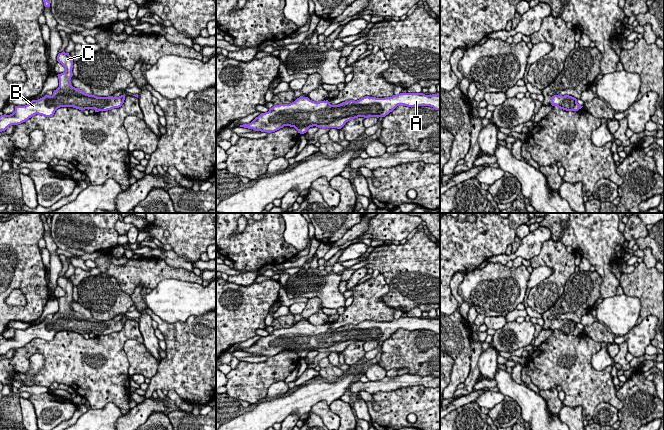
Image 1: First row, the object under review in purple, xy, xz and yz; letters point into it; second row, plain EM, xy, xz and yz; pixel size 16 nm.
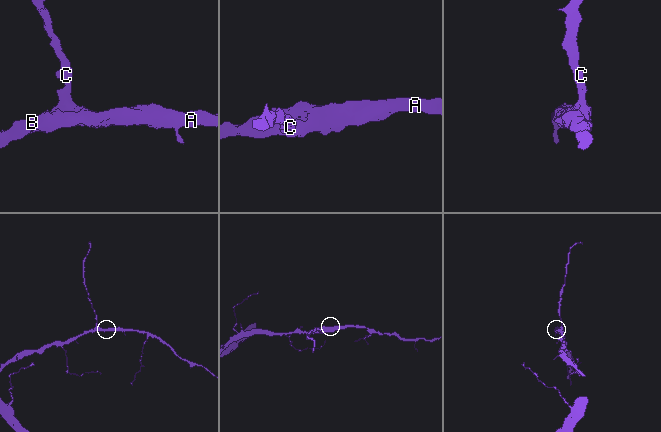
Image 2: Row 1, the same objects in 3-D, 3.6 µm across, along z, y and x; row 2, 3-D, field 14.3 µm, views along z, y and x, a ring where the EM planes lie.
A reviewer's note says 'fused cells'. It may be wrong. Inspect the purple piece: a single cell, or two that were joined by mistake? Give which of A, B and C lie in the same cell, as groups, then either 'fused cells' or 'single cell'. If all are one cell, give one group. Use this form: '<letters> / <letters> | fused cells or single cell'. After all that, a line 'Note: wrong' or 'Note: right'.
A / B C | fused cells
Note: right

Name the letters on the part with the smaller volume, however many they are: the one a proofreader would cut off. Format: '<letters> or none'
A

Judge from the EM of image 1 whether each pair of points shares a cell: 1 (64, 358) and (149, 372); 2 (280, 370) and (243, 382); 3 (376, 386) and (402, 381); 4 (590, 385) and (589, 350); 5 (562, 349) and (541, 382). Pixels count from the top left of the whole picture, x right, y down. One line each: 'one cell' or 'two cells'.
1: two cells
2: one cell
3: one cell
4: one cell
5: one cell

